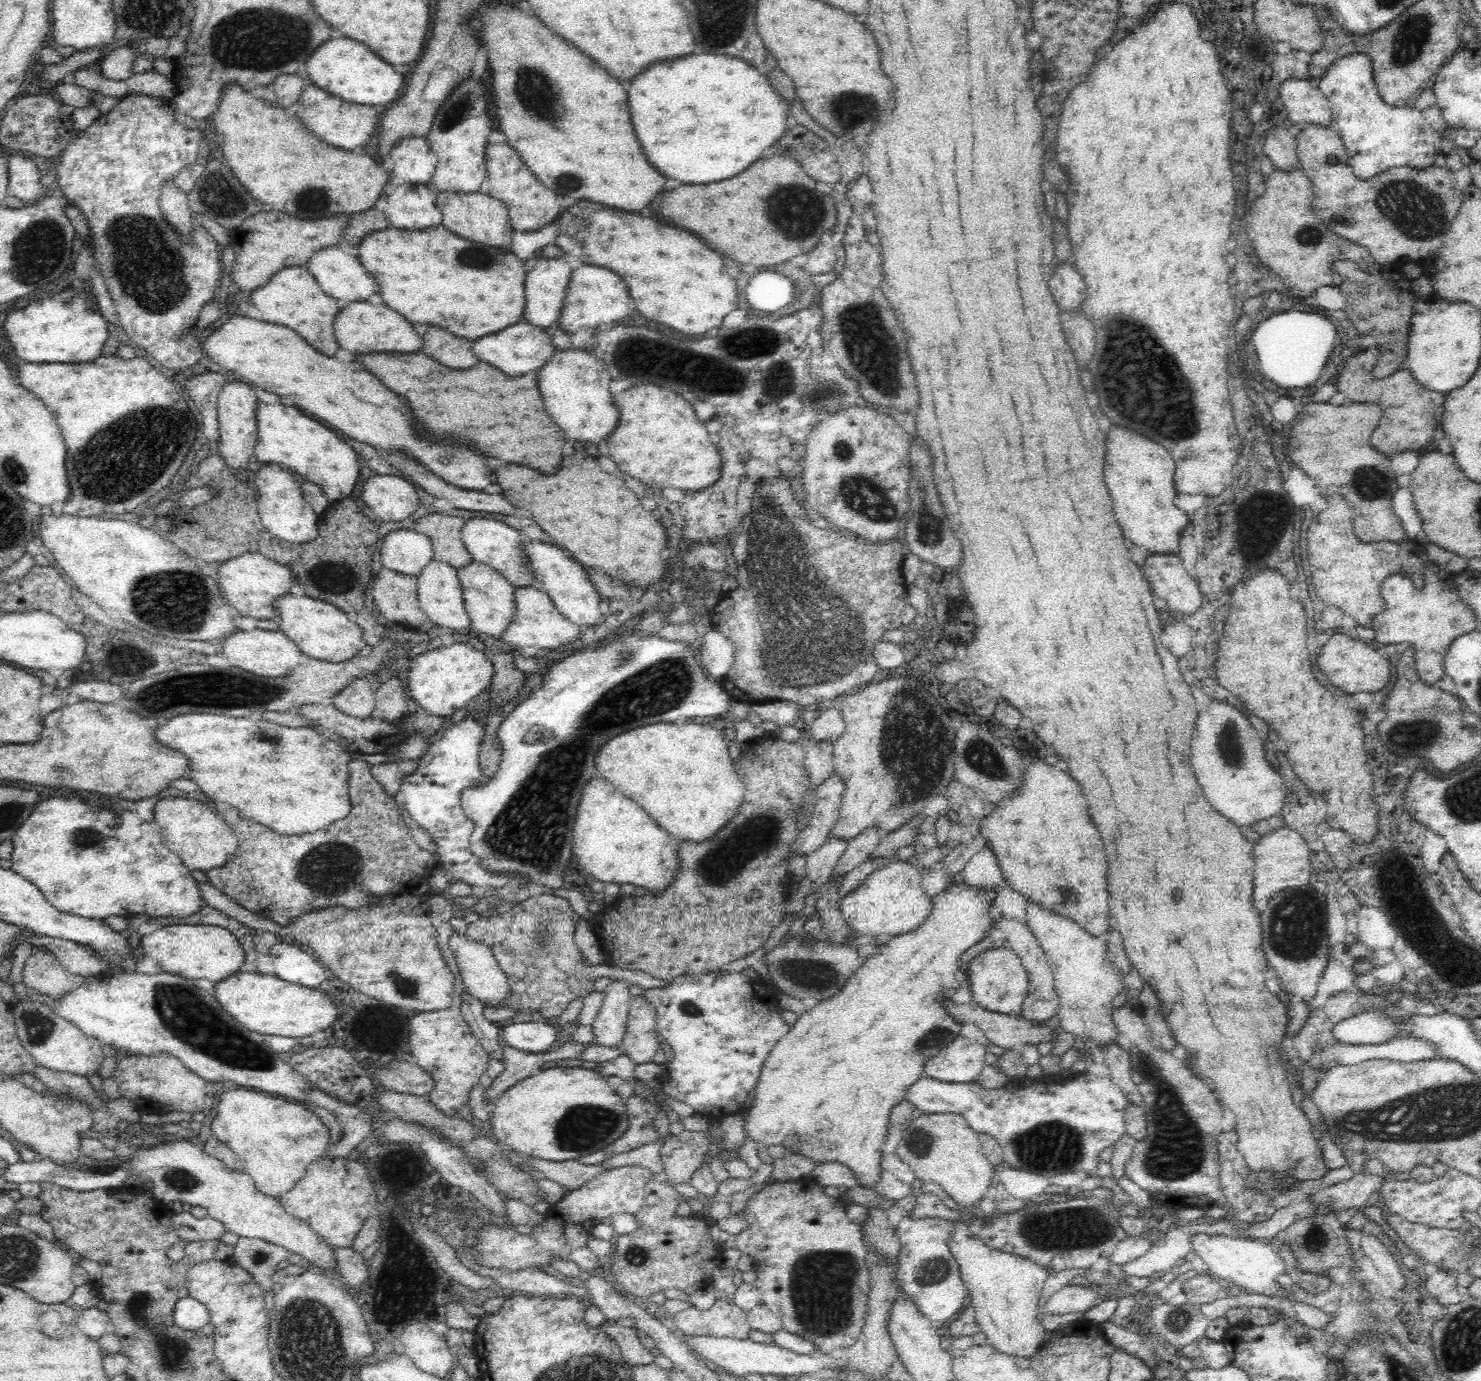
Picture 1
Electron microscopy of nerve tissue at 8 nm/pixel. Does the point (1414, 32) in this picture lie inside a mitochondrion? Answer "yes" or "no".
yes

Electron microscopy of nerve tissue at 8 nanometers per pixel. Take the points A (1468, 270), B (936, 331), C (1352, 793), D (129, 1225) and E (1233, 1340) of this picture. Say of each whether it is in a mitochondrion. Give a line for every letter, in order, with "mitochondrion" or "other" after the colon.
A: other
B: other
C: other
D: other
E: other

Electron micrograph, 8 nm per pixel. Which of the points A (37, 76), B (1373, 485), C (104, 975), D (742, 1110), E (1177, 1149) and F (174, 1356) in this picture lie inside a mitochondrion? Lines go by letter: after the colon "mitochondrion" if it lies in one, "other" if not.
A: other
B: mitochondrion
C: other
D: other
E: mitochondrion
F: mitochondrion

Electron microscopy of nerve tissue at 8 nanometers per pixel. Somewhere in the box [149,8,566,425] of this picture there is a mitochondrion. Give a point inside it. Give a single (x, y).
(236, 42)

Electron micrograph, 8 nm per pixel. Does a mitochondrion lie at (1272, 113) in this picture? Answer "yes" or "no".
no

